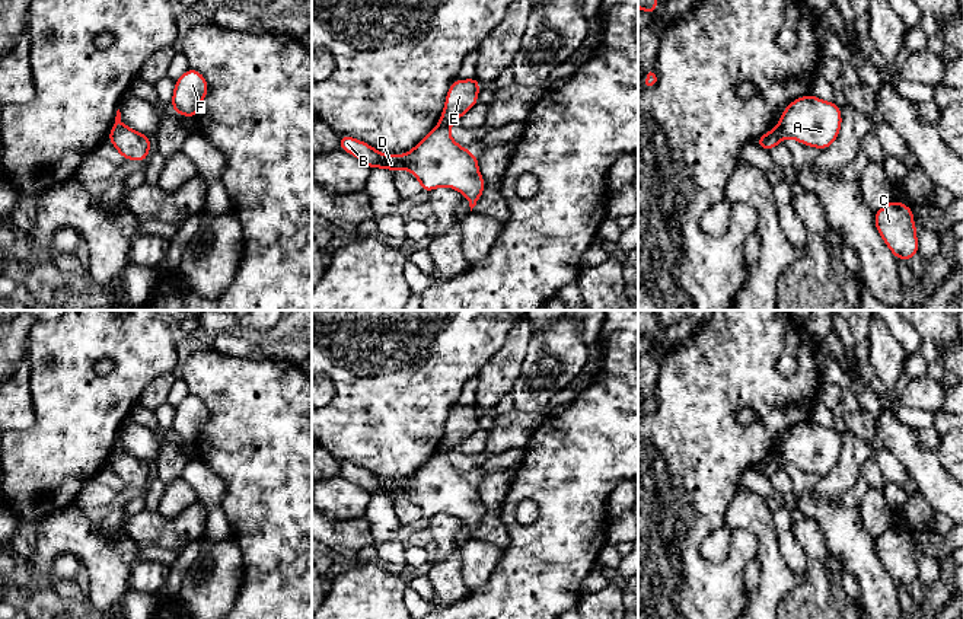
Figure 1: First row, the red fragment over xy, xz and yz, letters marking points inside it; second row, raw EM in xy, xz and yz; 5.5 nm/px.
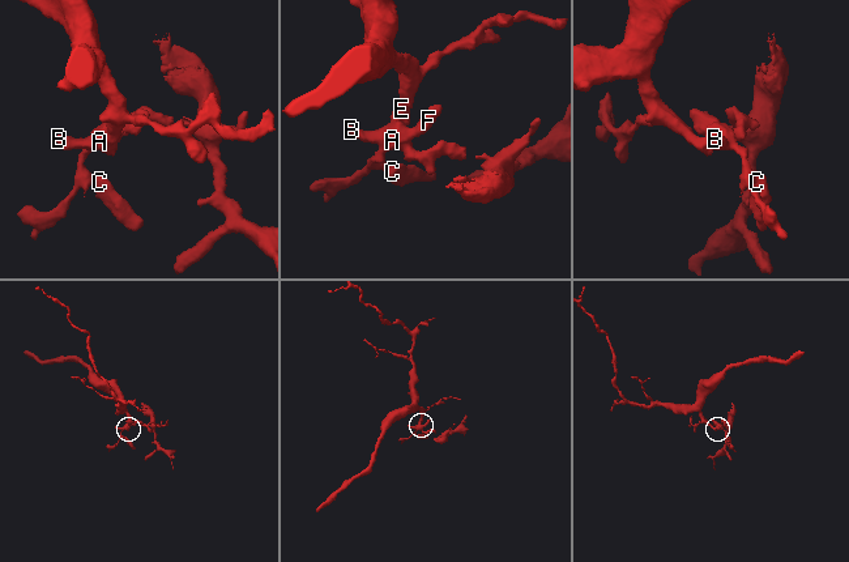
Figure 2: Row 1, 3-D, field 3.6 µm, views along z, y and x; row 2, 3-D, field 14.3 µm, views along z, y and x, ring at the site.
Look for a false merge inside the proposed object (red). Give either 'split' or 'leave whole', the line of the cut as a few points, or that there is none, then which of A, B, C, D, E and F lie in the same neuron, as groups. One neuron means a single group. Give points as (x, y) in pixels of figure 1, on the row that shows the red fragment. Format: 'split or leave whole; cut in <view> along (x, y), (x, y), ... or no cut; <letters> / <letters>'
split; cut in yz along (777, 125), (784, 137); A B C D F / E

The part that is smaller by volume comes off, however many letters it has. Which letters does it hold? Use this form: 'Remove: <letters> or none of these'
Remove: A, B, C, D, F

